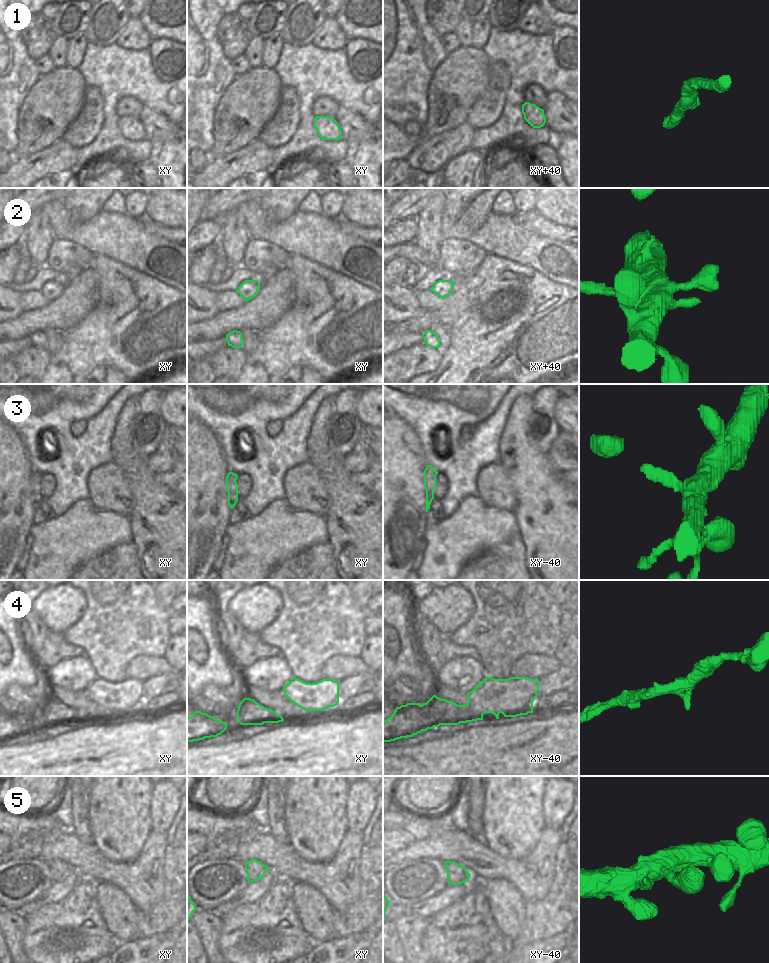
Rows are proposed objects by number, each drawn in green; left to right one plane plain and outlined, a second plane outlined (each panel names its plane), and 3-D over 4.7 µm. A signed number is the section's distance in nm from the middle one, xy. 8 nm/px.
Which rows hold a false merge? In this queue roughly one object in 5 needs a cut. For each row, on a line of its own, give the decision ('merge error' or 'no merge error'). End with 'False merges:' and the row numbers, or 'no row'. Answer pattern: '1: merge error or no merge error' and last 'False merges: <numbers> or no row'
1: no merge error
2: no merge error
3: no merge error
4: no merge error
5: no merge error
False merges: no row

